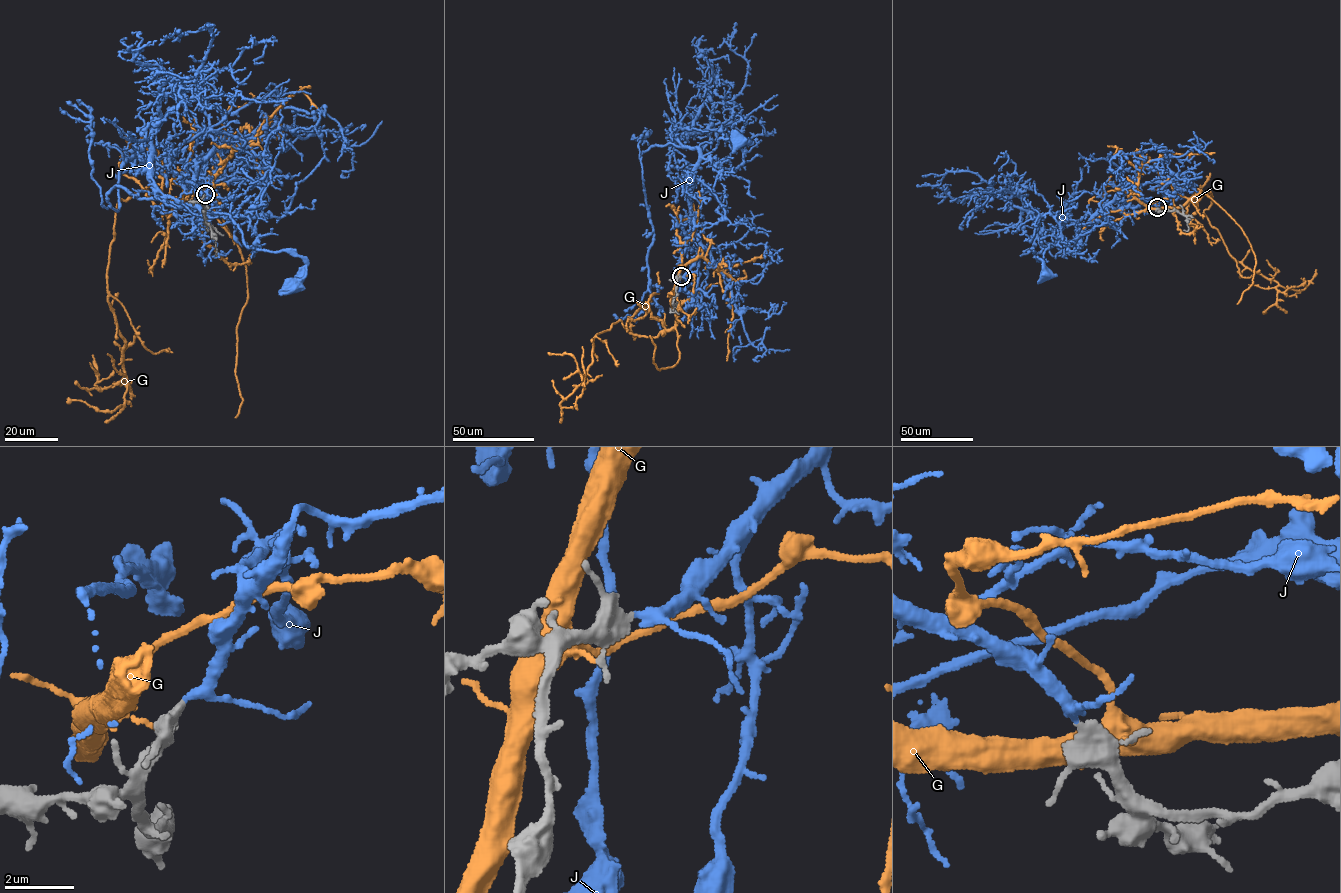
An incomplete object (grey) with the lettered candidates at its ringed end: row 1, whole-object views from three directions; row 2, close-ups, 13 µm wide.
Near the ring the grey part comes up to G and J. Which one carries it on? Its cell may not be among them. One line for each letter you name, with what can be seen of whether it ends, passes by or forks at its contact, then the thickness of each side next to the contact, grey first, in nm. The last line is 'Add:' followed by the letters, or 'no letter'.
J: it passes by | 360/240 nm
Add: J

